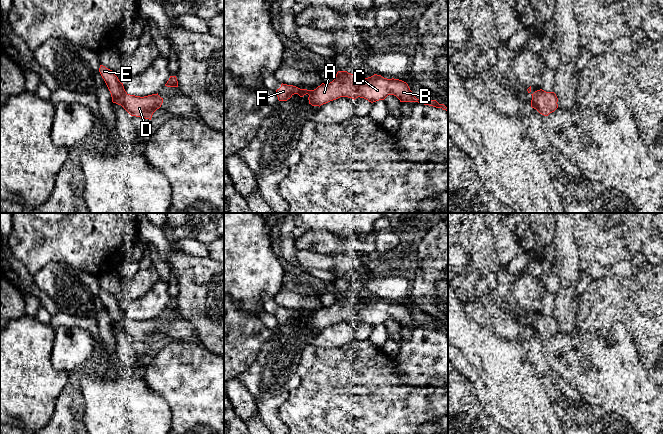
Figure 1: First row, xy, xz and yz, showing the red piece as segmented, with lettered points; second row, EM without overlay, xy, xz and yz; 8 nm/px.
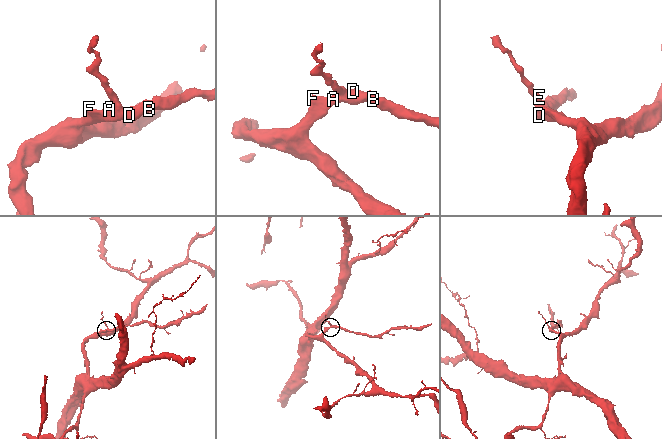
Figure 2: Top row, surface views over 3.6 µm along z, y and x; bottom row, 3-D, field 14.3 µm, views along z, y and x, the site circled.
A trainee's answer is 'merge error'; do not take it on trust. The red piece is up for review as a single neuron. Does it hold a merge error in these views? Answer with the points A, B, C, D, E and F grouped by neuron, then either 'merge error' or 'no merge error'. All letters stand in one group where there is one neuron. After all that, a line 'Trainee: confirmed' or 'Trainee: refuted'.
groups A B C D E F; no merge error
Trainee: refuted

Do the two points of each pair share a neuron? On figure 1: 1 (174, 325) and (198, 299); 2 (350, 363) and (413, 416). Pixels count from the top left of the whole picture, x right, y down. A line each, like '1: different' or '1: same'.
1: different
2: same

